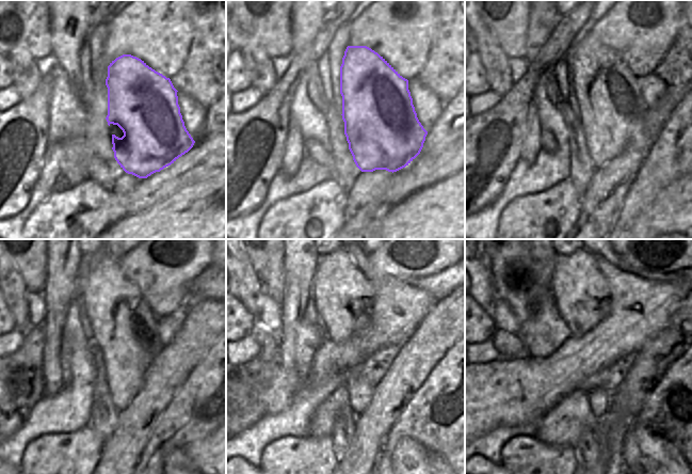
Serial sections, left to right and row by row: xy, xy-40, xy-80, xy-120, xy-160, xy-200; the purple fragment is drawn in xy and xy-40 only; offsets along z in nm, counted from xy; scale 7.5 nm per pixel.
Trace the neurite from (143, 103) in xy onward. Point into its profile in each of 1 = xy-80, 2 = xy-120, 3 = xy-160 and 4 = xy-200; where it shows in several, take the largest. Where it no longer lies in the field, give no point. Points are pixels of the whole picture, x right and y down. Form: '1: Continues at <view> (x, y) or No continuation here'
1: Continues at xy-80 (612, 108)
2: Continues at xy-120 (127, 330)
3: Continues at xy-160 (343, 297)
4: Continues at xy-200 (582, 296)

